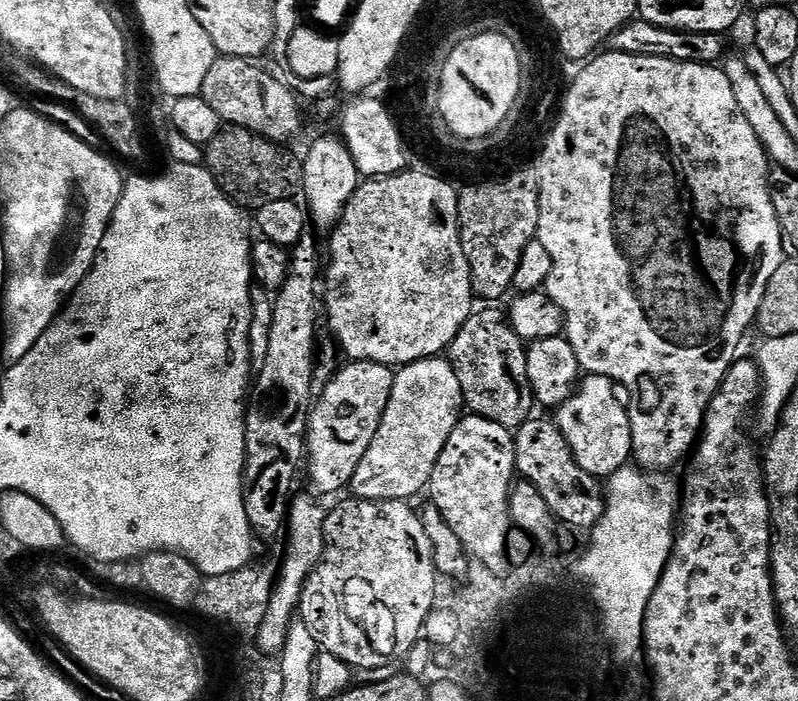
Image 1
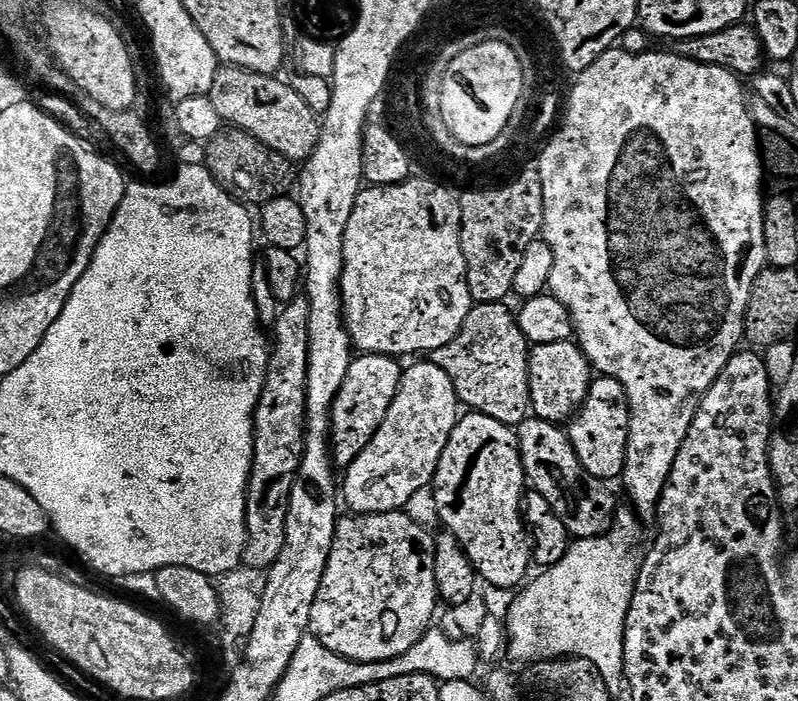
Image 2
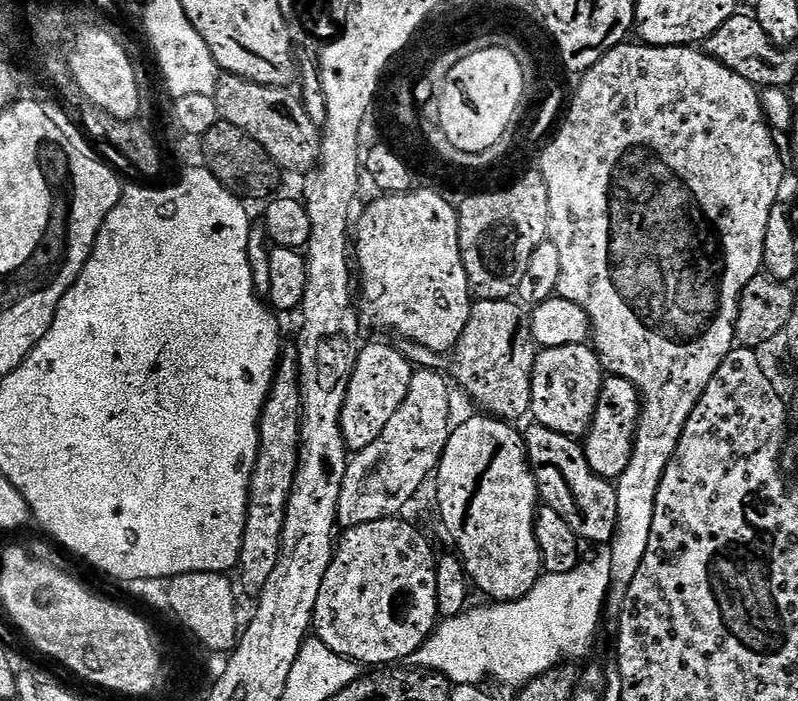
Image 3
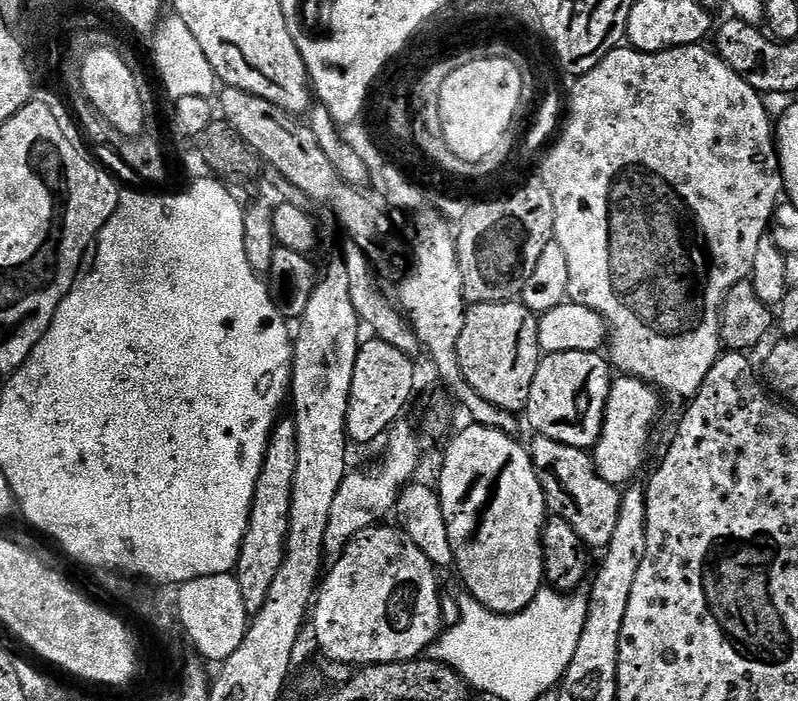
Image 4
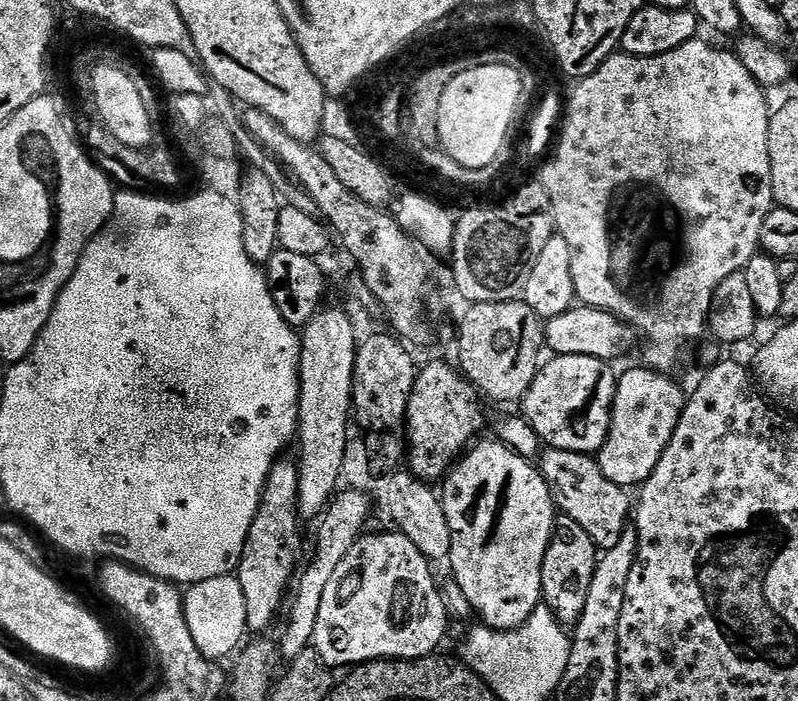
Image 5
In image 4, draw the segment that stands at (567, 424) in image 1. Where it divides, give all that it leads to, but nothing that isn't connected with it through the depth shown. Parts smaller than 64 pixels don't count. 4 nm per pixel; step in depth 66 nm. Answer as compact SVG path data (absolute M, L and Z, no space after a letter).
M620 374L613 379L612 389L604 411L602 434L590 455L598 474L606 482L617 486L628 486L632 479L644 468L648 460L648 443L652 440L652 427L660 416L662 396L652 385L637 376Z

